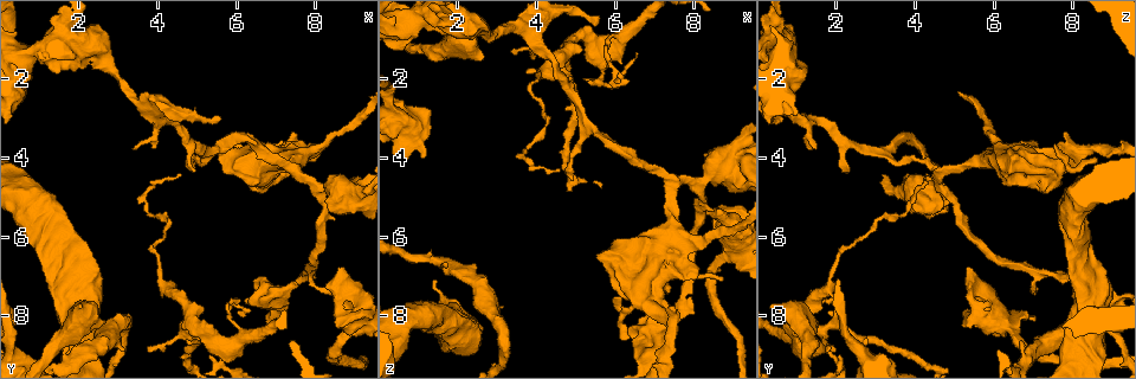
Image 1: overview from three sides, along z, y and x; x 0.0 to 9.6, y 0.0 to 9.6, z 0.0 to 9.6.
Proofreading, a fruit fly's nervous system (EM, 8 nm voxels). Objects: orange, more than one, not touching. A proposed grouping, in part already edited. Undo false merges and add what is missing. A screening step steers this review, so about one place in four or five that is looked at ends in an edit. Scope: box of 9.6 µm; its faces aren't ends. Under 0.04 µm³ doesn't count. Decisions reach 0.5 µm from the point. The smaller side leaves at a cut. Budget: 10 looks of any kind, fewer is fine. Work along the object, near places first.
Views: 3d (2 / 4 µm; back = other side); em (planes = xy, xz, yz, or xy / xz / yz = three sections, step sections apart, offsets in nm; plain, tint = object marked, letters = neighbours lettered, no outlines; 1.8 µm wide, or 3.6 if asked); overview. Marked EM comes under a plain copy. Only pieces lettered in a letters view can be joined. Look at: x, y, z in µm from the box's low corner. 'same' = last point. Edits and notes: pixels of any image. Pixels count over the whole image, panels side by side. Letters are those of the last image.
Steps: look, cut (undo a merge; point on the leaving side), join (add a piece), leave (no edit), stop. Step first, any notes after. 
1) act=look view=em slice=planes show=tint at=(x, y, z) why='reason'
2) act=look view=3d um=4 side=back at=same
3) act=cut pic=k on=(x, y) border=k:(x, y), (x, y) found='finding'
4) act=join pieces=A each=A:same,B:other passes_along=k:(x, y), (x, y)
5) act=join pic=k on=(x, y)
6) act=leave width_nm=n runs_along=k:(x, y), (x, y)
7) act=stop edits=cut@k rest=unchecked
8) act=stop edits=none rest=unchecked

act=look view=3d um=2 side=back at=(2.65, 8.15, 1.50) why='branch stops here'

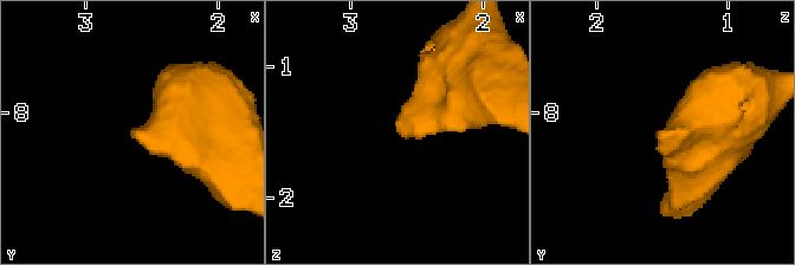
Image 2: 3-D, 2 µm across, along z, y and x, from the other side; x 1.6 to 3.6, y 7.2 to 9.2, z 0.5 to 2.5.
act=look view=em slice=planes show=letters at=(2.62, 8.14, 1.50)

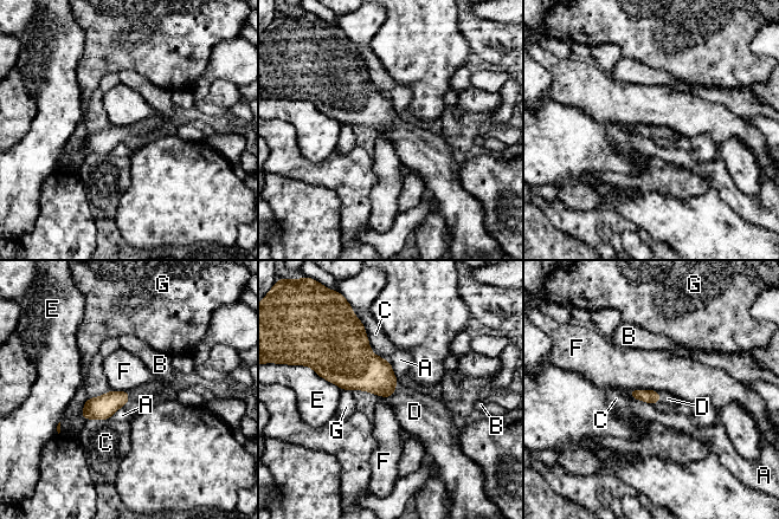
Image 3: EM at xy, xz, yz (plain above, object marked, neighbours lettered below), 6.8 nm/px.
act=join pieces=D each=A:other,B:other,C:other,D:same,E:other,F:other,G:other passes_along=3:(364, 370), (393, 391), (414, 412) found='the neuron continues'

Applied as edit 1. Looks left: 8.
act=look view=3d um=4 at=(0.70, 1.45, 0.65) why='thin arm on a thick one'

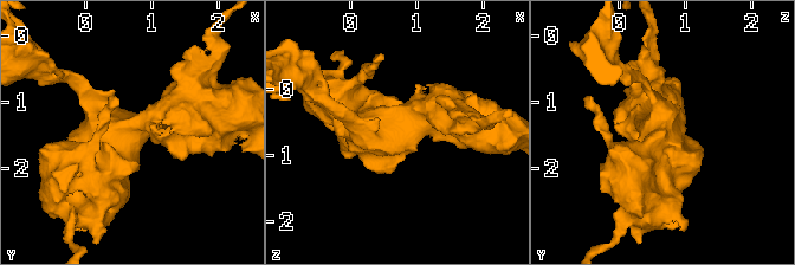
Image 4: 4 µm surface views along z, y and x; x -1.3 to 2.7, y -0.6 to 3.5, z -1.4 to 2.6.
act=look view=em um=3.6 slice=planes show=letters at=(0.70, 1.40, 0.60)

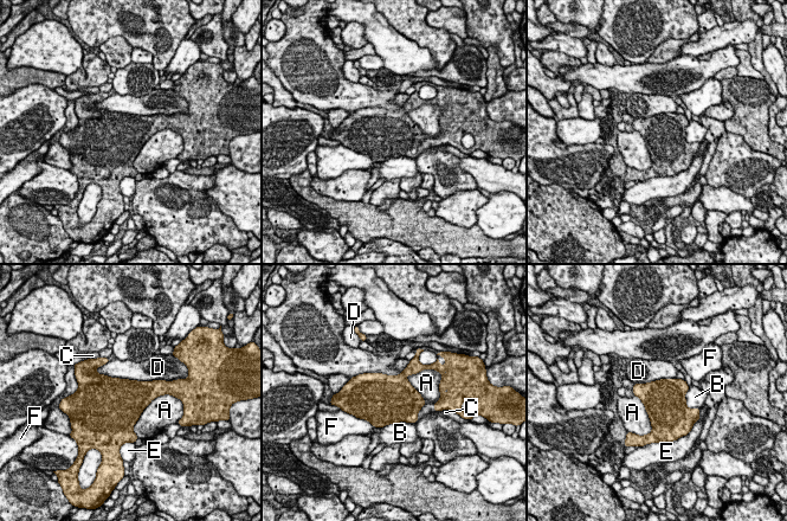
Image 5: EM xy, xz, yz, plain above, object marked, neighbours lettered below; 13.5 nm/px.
act=leave width_nm=550 each=A:other,B:other,C:other,D:other,E:other,F:other found='continuous, no second neuron'

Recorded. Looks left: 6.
act=look view=3d um=4 side=back at=(8.35, 4.75, 4.60) why='sharp bend'

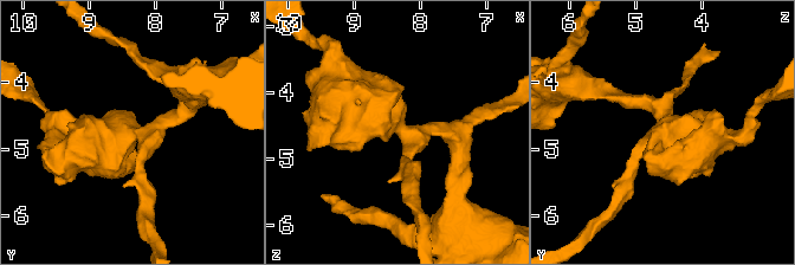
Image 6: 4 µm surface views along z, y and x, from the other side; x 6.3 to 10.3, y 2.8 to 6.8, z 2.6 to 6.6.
act=look view=em um=3.6 slice=xz step=4 show=tint at=(8.30, 4.80, 4.50)

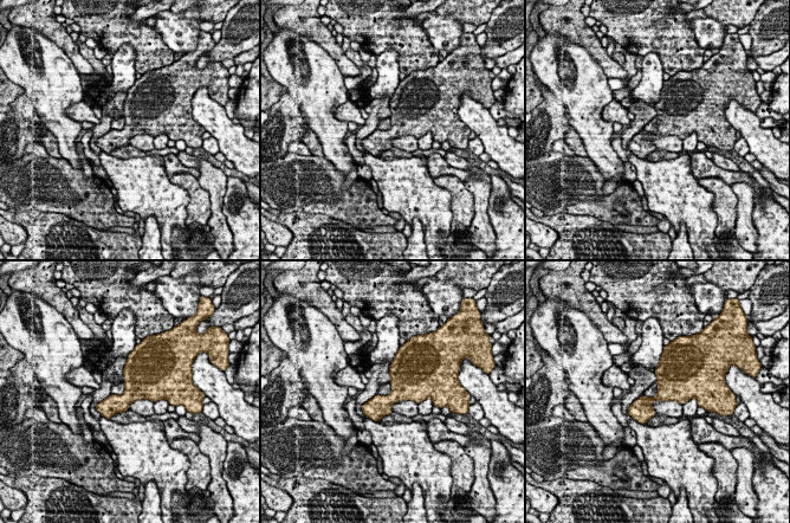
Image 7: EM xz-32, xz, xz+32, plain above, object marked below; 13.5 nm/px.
act=look view=em um=3.6 slice=planes show=letters at=same why='another direction'

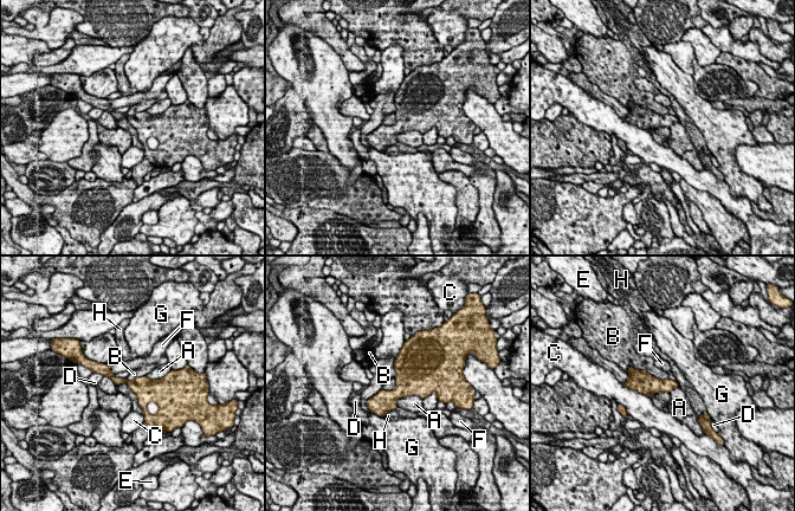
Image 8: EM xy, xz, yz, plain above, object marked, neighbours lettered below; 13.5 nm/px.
act=leave each=A:other,B:other,C:other,D:other,E:other,F:other,G:other,H:other found='one neuron here'

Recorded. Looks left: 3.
act=look view=em slice=planes show=tint at=(7.45, 3.35, 7.80) why='free end'

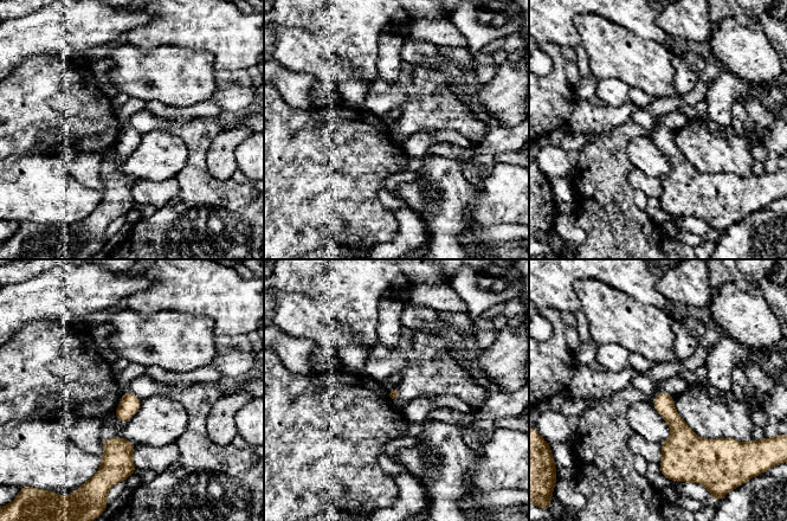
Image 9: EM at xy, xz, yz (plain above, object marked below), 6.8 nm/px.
act=look view=em slice=planes show=letters at=same why='what lies round it'

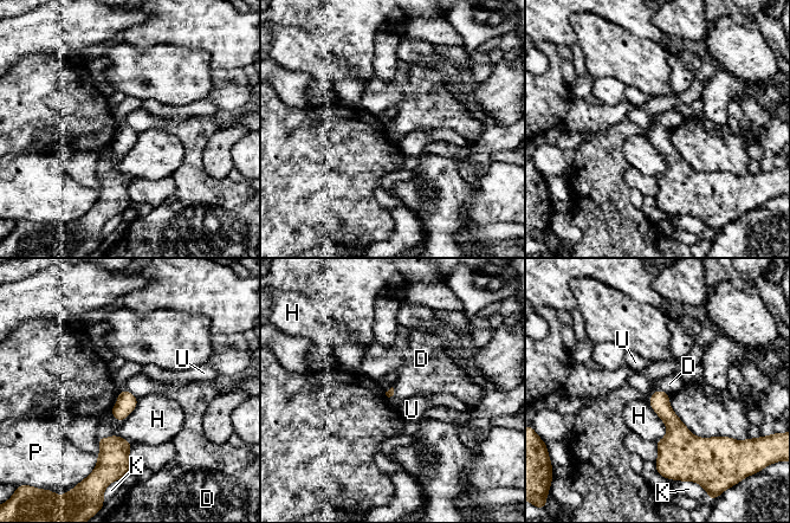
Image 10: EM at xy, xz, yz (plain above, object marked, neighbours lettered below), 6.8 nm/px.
act=leave each=D:other,H:other,K:other,P:other,U:other border=10:(652, 392), (665, 391), (668, 394) found='no lettered piece goes on from it'

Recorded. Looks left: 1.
act=stop edits=join@3 rest=unchecked

